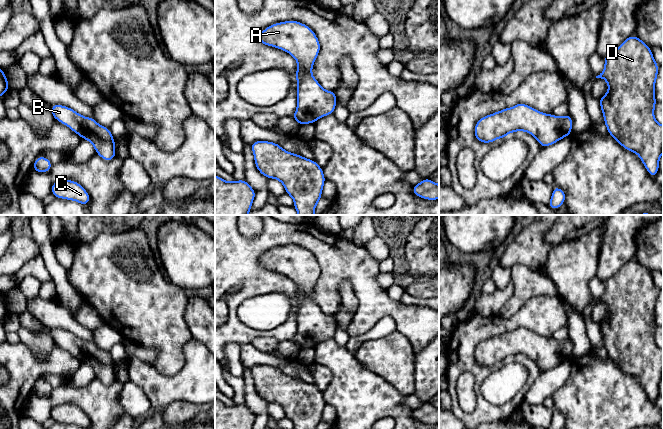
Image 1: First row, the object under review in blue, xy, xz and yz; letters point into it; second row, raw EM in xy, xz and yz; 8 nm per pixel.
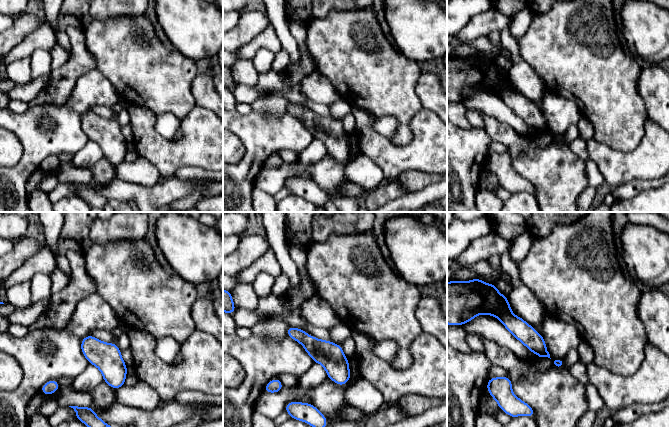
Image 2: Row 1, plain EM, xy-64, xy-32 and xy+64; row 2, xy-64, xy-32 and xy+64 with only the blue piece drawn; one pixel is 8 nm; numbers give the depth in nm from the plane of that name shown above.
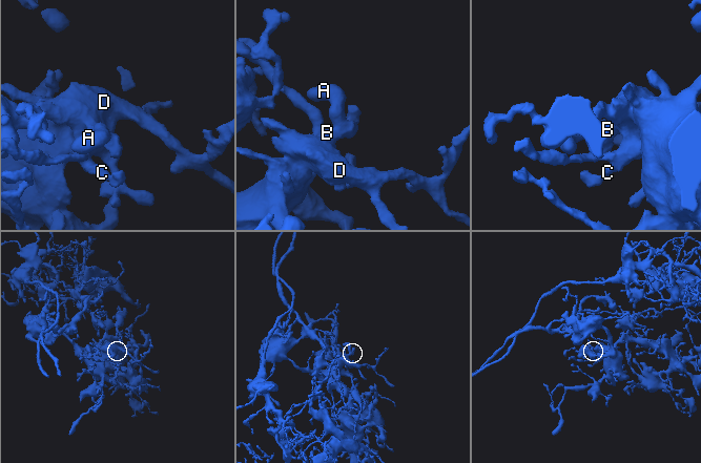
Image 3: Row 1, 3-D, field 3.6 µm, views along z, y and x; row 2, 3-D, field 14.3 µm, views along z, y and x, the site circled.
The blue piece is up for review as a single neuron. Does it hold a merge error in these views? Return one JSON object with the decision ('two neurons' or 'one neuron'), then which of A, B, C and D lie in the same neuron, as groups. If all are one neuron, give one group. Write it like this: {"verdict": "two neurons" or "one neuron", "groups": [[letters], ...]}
{"verdict": "one neuron", "groups": [["A", "B", "C", "D"]]}

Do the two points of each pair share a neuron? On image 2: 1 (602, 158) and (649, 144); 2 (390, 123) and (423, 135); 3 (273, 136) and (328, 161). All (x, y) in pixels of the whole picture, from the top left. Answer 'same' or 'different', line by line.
1: same
2: different
3: different

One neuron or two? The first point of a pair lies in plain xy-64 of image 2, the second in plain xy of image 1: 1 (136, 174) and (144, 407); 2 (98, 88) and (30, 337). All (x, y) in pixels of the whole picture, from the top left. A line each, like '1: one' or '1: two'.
1: one
2: two

